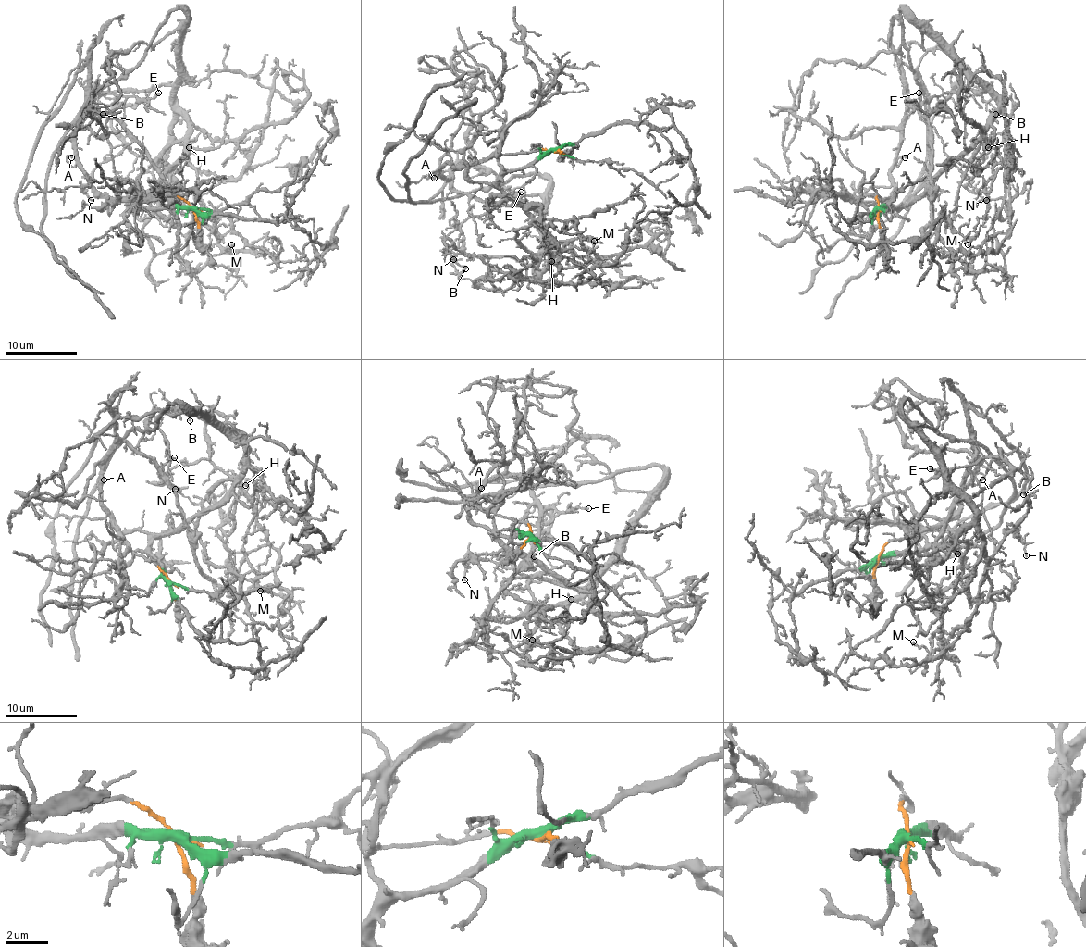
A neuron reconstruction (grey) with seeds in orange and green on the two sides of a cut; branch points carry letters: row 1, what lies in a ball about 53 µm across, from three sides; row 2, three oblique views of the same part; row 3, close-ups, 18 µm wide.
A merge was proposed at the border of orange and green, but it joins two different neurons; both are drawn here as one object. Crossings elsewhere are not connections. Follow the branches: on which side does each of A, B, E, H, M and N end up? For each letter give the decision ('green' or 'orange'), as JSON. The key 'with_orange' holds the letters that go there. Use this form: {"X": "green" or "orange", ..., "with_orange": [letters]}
{"A": "orange", "B": "green", "E": "green", "H": "green", "M": "green", "N": "green", "with_orange": ["A"]}

